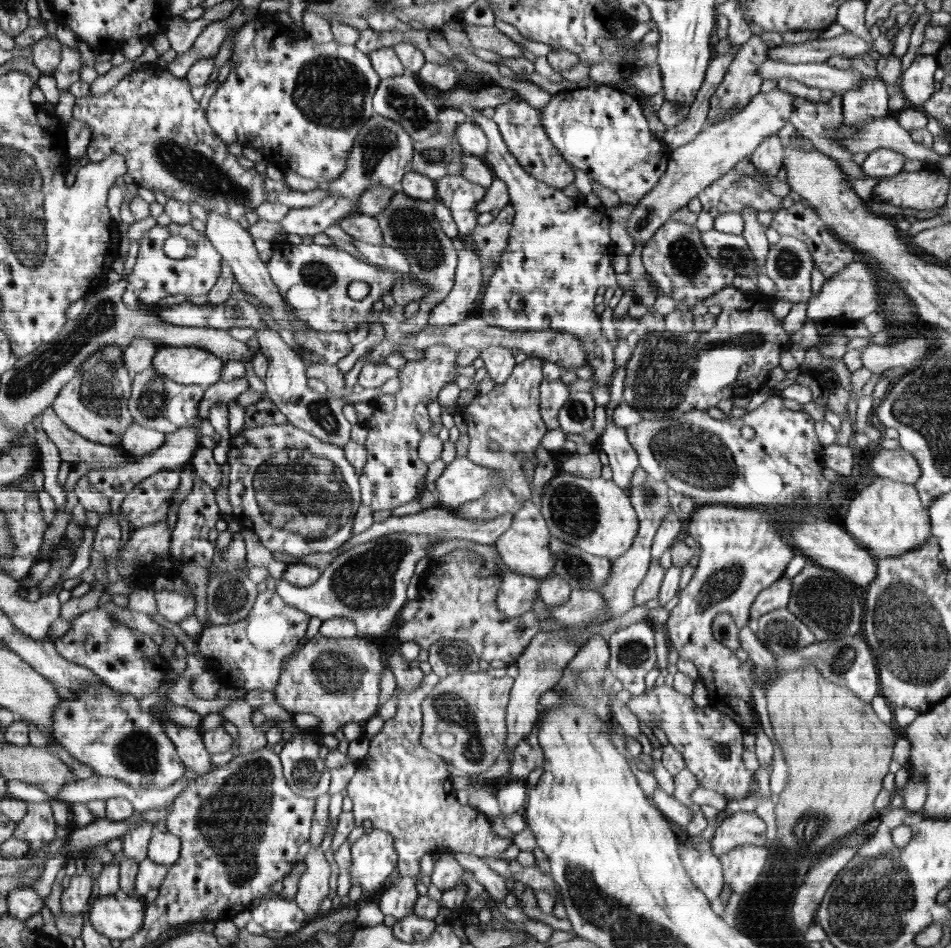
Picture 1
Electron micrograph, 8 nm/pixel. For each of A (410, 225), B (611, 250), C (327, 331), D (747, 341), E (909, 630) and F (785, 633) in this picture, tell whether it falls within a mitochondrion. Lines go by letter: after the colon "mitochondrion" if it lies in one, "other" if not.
A: mitochondrion
B: other
C: other
D: mitochondrion
E: mitochondrion
F: mitochondrion

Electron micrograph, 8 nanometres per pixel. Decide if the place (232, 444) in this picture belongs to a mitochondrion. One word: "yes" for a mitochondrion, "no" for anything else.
no

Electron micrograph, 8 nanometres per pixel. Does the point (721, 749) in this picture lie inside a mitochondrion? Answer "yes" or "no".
yes

